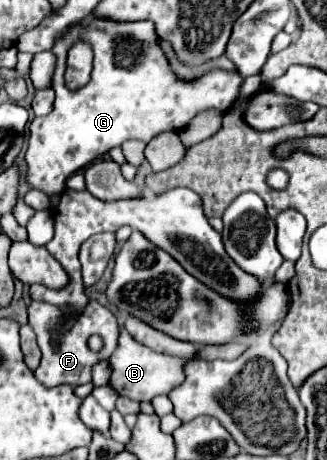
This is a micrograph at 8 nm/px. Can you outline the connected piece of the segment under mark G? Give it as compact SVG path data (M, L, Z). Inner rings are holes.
M89 17L59 39L53 53L57 57L51 79L55 105L43 119L31 121L29 149L25 153L27 183L47 197L61 195L69 175L109 153L113 147L121 147L127 139L151 141L163 131L177 133L201 109L213 107L227 111L237 99L239 85L243 83L237 71L229 73L221 69L209 71L193 83L179 81L171 73L169 63L157 45L151 21L113 23ZM75 39L87 39L95 47L95 61L91 81L77 91L69 91L63 83L63 69L67 49L75 43Z

